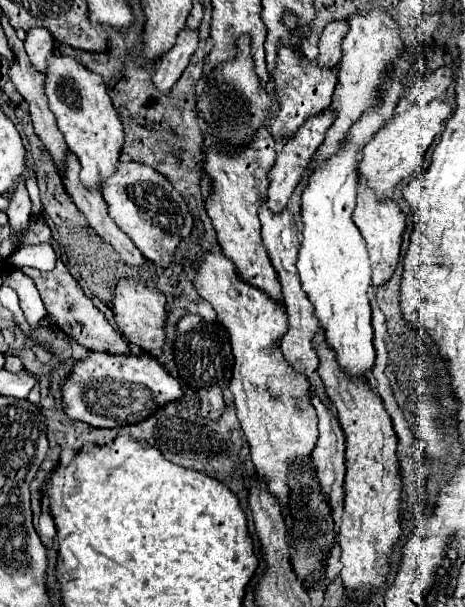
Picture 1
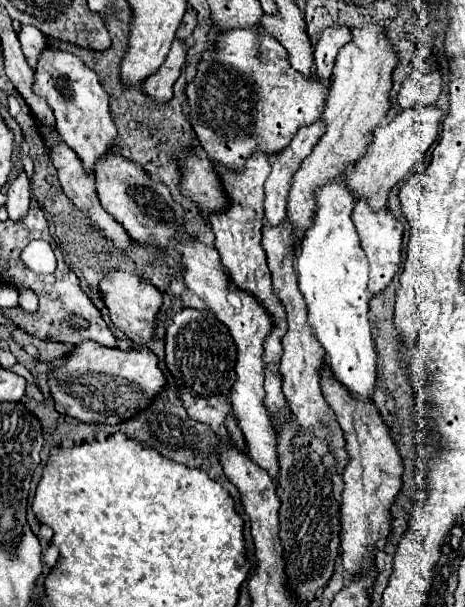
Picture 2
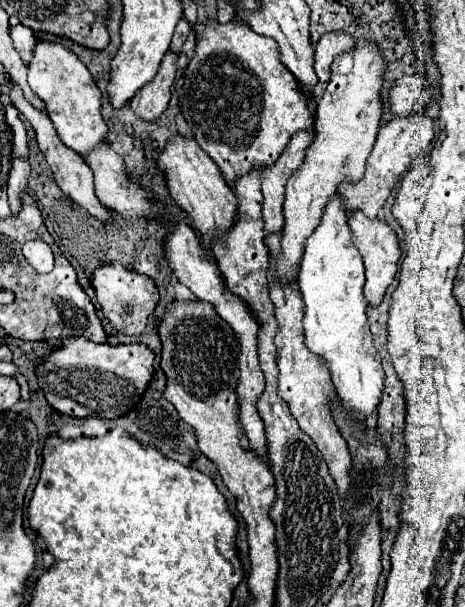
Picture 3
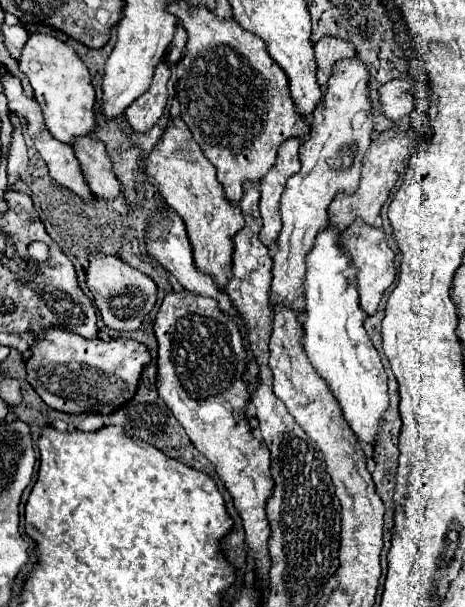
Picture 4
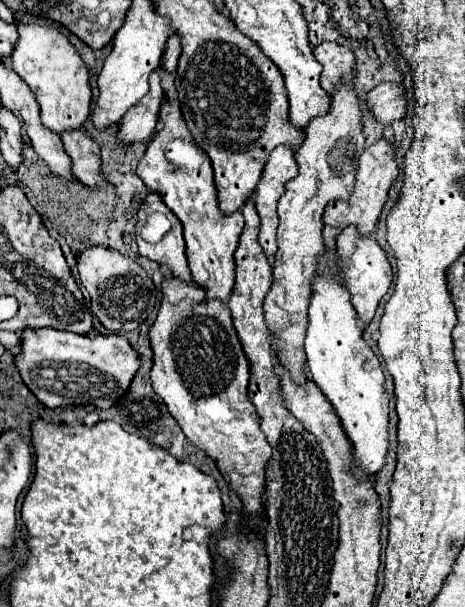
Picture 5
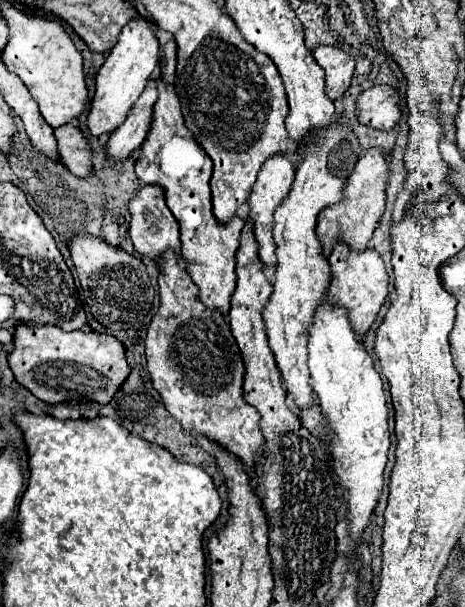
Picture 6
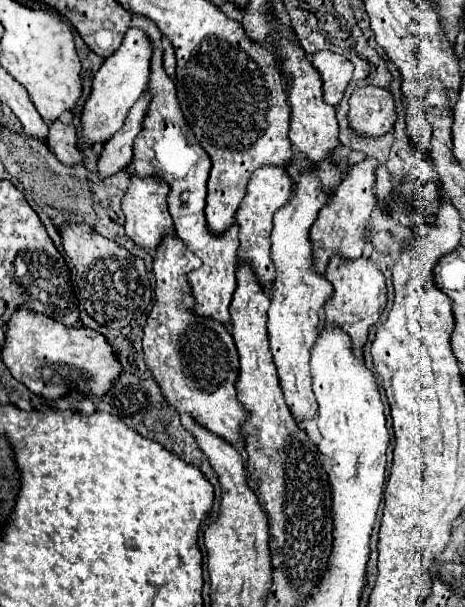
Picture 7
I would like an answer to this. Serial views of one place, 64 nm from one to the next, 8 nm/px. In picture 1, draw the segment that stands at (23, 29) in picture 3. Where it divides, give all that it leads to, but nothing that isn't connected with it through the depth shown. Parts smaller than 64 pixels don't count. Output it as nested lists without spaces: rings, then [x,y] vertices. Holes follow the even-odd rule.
[[[32,28],[26,32],[24,46],[32,66],[38,72],[44,72],[44,68],[48,68],[48,56],[54,56],[56,52],[54,36],[46,28]]]

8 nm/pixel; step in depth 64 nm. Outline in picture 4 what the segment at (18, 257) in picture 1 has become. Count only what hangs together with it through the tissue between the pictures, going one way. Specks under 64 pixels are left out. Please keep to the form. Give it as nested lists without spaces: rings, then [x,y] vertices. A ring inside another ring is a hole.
[[[34,242],[28,246],[28,256],[32,256],[32,260],[36,260],[38,264],[46,264],[48,262],[48,246],[42,242]]]

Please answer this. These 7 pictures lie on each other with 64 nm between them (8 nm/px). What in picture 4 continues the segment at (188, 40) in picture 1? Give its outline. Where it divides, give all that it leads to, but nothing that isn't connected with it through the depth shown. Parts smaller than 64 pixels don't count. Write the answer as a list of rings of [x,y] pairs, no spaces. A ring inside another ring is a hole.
[[[162,60],[162,64],[156,66],[156,74],[152,78],[152,86],[144,96],[134,100],[126,108],[126,120],[132,124],[138,132],[148,132],[164,114],[164,108],[168,104],[168,80],[170,80],[170,64]]]

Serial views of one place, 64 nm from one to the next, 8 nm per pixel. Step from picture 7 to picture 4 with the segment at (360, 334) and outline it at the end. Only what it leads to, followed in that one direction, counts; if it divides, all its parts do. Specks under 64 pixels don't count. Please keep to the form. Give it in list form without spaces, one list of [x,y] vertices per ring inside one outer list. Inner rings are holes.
[[[354,220],[342,234],[344,246],[352,252],[352,258],[358,266],[358,292],[360,292],[360,306],[364,312],[374,314],[378,308],[378,302],[384,294],[384,290],[394,282],[396,278],[396,266],[394,266],[394,250],[388,246],[388,234],[382,228],[368,226],[362,220]]]

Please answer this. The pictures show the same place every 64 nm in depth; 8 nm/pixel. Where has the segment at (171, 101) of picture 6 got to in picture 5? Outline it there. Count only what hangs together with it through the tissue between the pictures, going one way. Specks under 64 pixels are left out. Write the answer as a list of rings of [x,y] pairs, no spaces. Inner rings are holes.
[[[166,100],[162,104],[160,118],[164,120],[164,128],[150,140],[136,174],[150,190],[158,192],[164,204],[180,218],[184,226],[188,266],[194,280],[206,290],[208,298],[226,302],[234,286],[234,250],[244,228],[244,216],[240,210],[232,214],[220,212],[212,162],[208,154],[194,144],[180,108]]]

